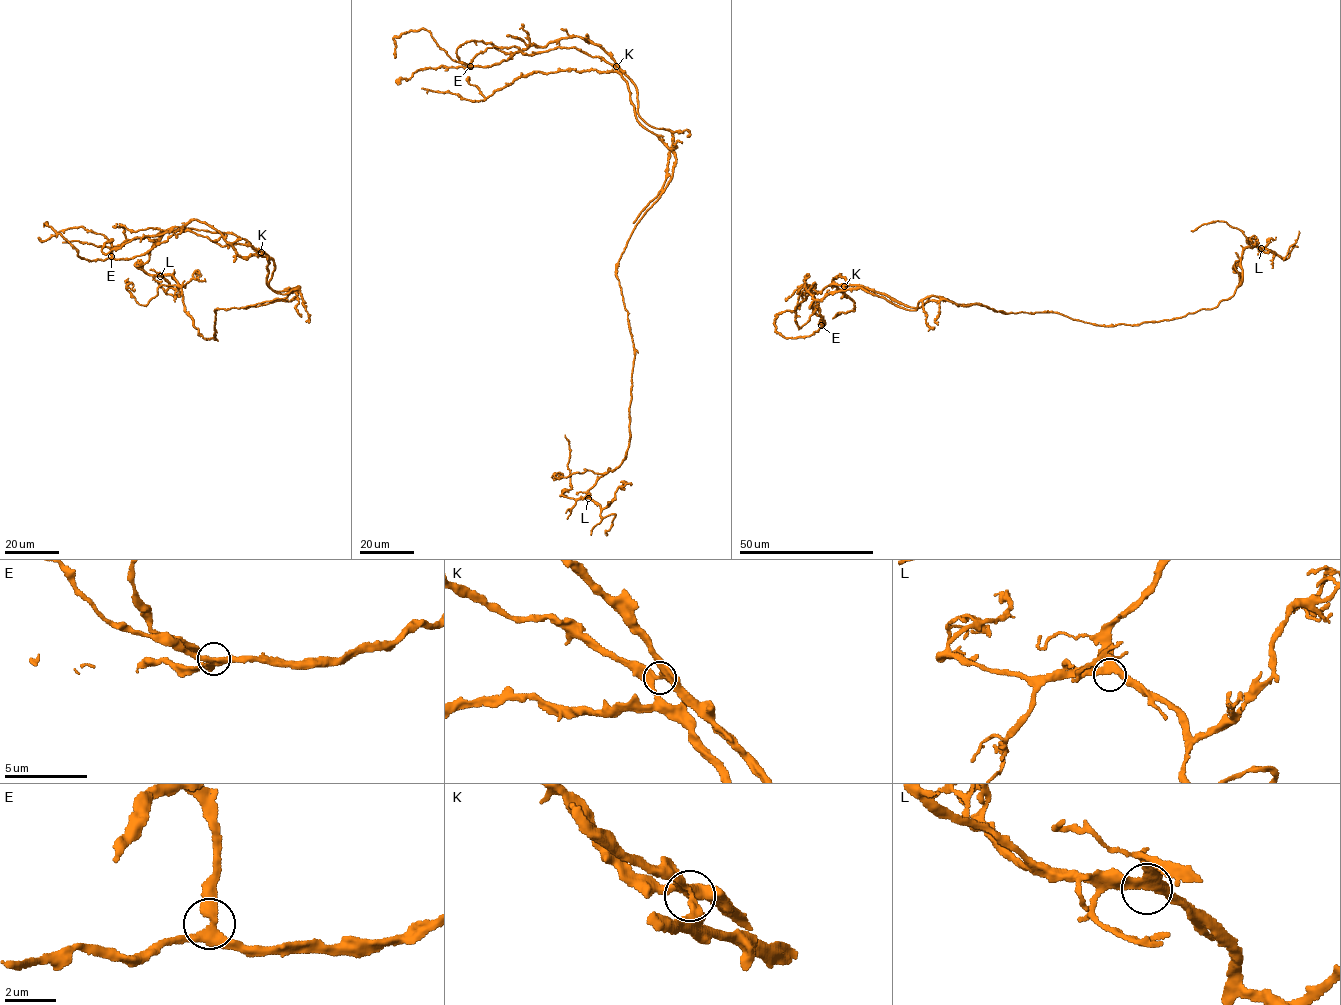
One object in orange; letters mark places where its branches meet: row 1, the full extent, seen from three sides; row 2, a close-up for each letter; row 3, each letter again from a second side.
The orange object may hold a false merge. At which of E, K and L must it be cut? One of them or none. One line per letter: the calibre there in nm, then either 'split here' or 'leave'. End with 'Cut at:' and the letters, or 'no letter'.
E: 340 nm | leave
K: 280 nm | split here
L: 320 nm | leave
Cut at: K

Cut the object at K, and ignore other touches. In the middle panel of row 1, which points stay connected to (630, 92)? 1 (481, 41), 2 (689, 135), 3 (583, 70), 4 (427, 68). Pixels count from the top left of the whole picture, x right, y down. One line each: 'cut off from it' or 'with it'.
1: with it
2: cut off from it
3: with it
4: cut off from it

